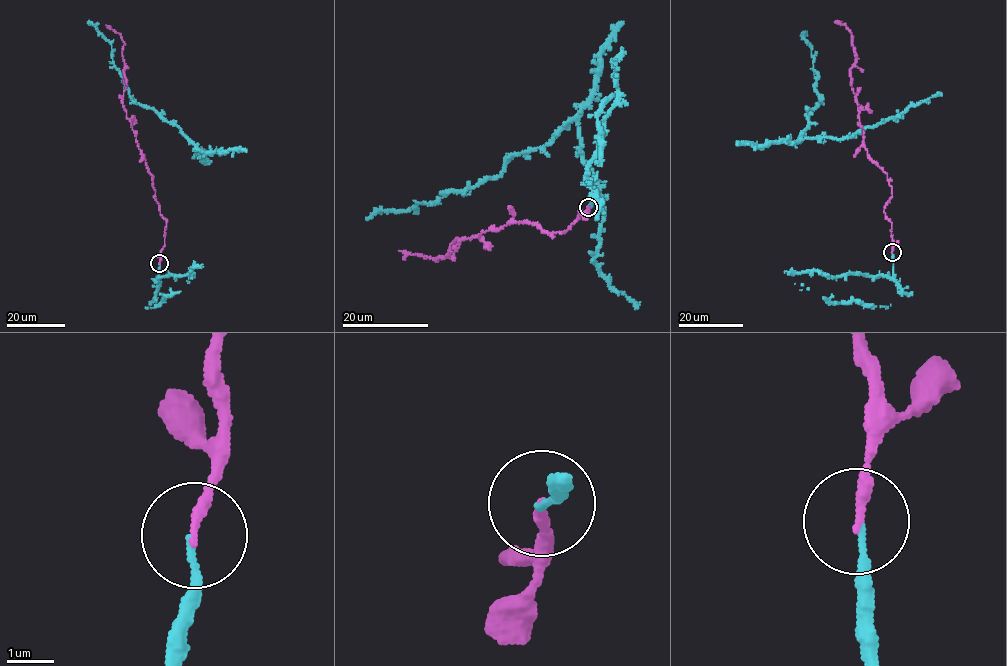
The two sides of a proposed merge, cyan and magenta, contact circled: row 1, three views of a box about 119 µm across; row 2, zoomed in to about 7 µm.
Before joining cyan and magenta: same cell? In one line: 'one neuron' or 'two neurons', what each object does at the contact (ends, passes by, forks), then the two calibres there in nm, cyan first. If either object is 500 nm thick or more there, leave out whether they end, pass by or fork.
one neuron | cyan ends | magenta ends | 120/200 nm

